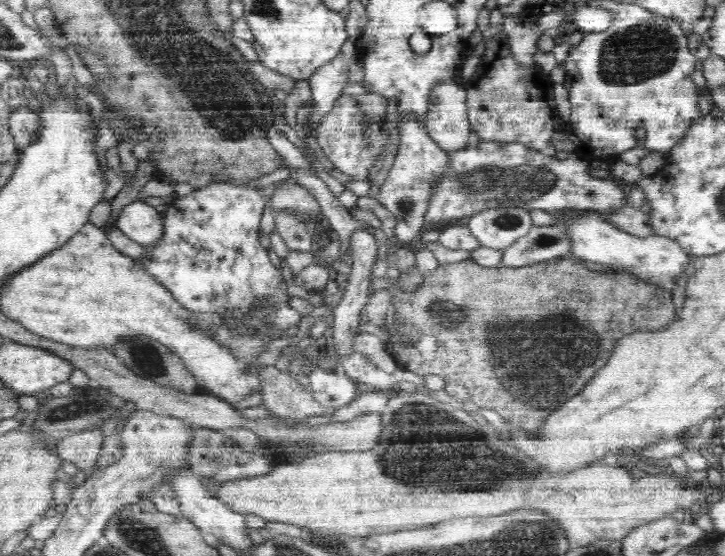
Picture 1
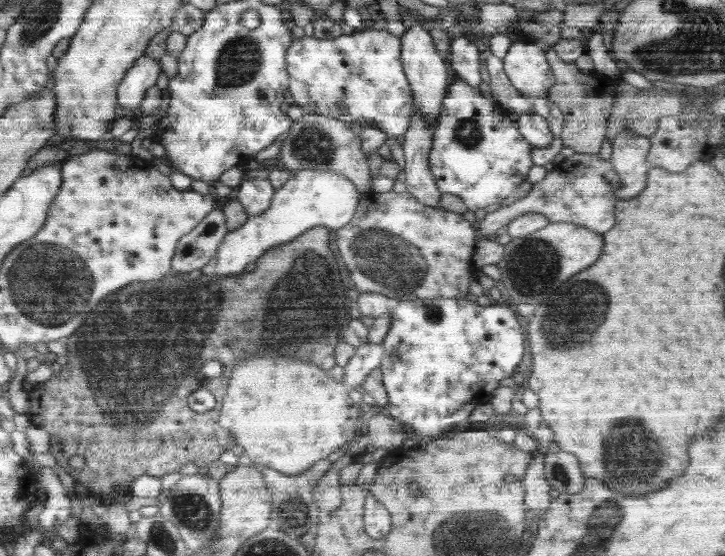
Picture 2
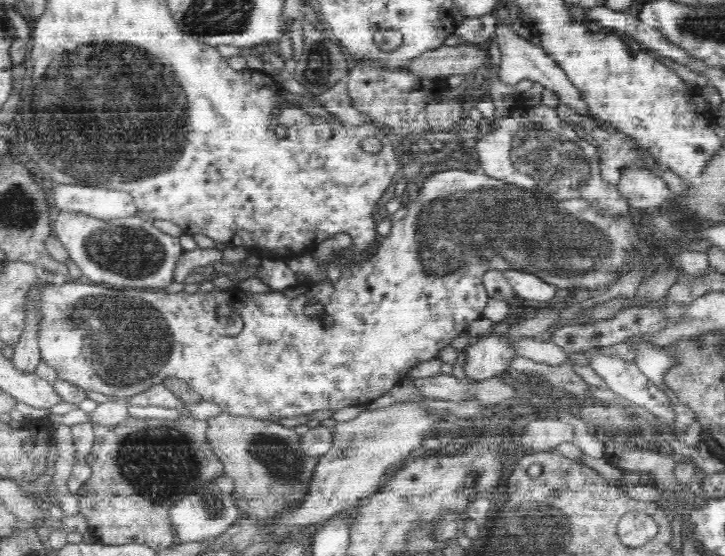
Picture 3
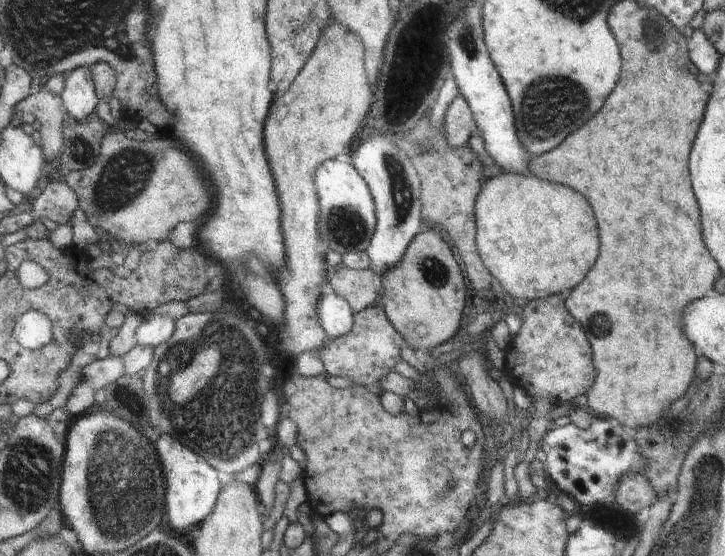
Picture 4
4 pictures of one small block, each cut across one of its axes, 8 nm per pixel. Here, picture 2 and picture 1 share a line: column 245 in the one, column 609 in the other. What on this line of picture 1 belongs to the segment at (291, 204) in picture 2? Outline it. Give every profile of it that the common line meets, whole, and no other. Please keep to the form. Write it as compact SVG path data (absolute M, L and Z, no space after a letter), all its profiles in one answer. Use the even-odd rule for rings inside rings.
M585 211L584 214L574 218L562 216L554 225L568 229L568 235L573 243L573 251L570 254L608 268L620 268L618 272L634 276L660 289L664 284L672 284L684 272L684 268L689 267L690 255L682 250L676 240L662 235L652 237L631 235L610 224L599 211Z

